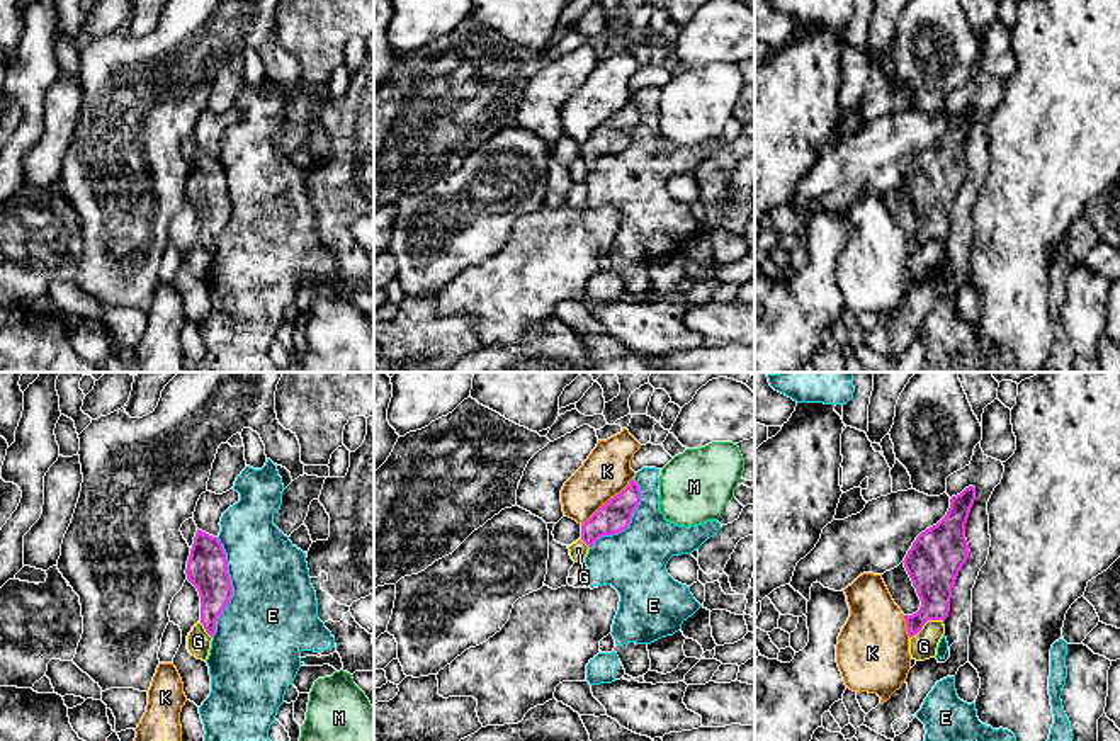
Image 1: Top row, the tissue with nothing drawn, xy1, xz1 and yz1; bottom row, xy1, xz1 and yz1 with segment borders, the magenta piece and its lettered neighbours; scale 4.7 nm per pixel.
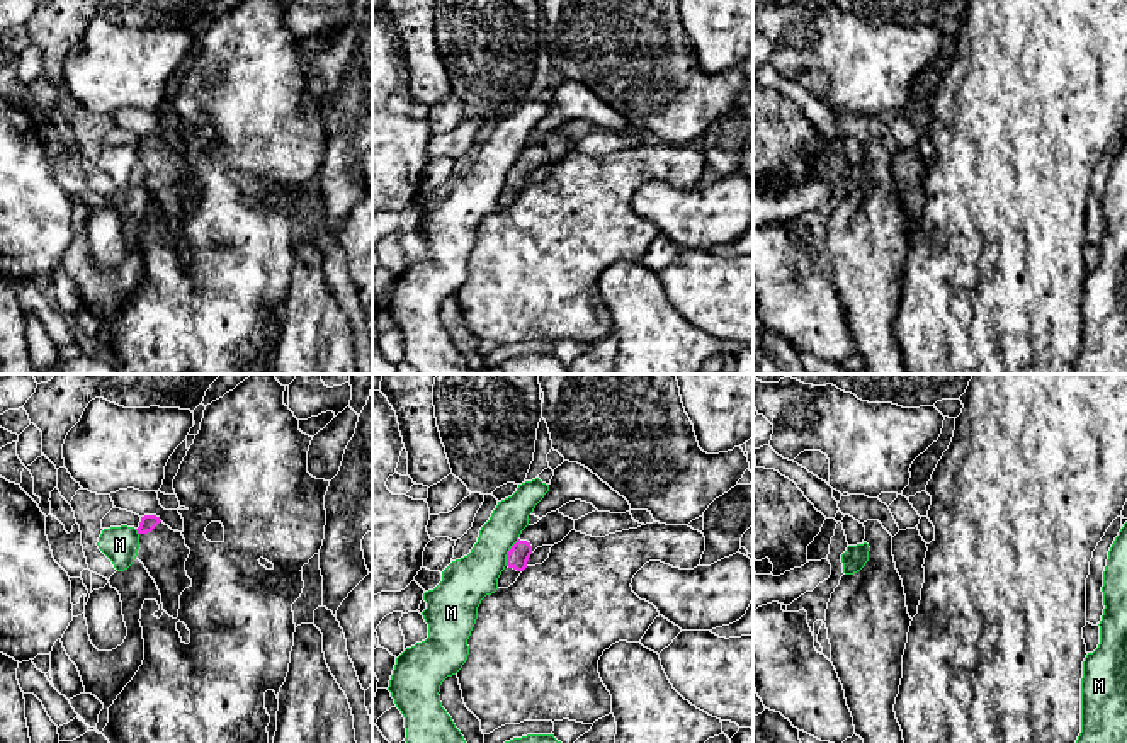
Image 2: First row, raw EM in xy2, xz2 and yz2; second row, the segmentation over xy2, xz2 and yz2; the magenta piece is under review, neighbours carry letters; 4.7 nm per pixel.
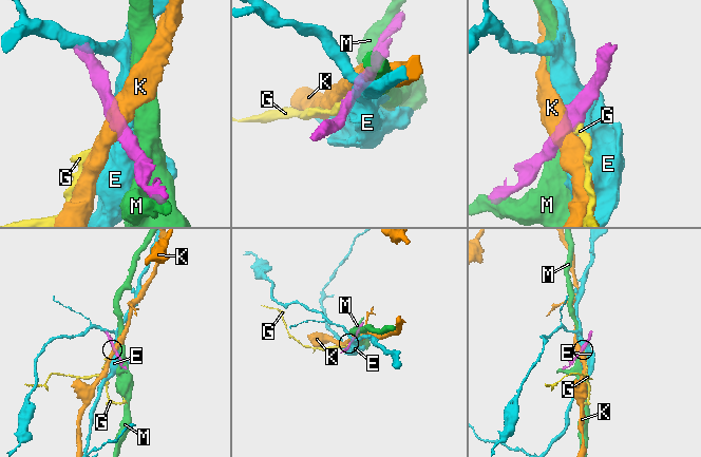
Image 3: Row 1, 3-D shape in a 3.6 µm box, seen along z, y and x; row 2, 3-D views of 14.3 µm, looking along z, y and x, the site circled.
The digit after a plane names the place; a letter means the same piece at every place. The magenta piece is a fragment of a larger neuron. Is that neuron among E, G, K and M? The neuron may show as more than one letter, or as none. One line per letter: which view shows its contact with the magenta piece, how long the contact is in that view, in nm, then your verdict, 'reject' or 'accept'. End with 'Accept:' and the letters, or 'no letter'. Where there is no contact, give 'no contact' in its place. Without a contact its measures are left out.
E: xy1 | 480 nm | reject
G: yz1 | 180 nm | reject
K: xz1 | 340 nm | reject
M: xz2 | 140 nm | reject
Accept: no letter

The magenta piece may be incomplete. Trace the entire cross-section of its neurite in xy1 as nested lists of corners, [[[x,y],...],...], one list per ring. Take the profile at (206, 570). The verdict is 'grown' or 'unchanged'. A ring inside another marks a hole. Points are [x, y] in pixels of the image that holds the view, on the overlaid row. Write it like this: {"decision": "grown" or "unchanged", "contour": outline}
{"decision": "unchanged", "contour": [[[197,529],[185,574],[199,591],[201,624],[212,637],[216,632],[216,620],[233,597],[226,552],[218,537]]]}

